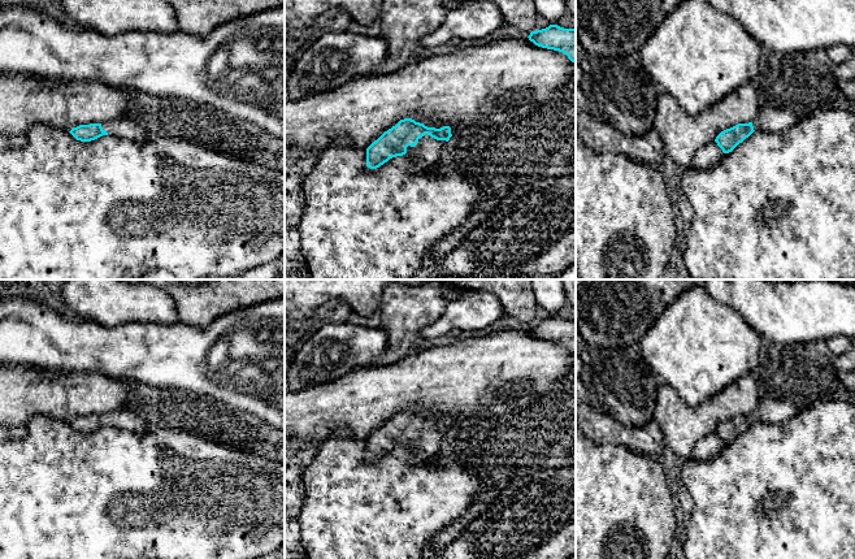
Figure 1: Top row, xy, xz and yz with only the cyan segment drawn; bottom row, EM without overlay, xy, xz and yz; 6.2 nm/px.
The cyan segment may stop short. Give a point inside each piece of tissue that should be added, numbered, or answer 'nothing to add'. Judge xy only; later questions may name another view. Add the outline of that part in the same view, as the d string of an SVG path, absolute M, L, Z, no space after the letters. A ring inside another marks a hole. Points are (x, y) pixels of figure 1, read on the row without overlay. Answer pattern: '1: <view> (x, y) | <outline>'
1: xy (124, 419) | M116 410L101 415L101 419L108 424L108 426L118 430L127 430L135 434L144 434L148 432L144 420L135 410Z

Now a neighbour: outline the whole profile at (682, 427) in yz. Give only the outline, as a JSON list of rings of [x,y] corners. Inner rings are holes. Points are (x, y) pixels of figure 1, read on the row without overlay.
[[[748,373],[695,407],[687,406],[668,385],[655,393],[654,421],[667,448],[690,459],[696,442],[738,415],[748,415],[760,402],[759,386]]]

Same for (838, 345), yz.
[[[837,335],[826,339],[826,344],[833,355],[842,355],[849,351],[851,339],[845,335]]]

